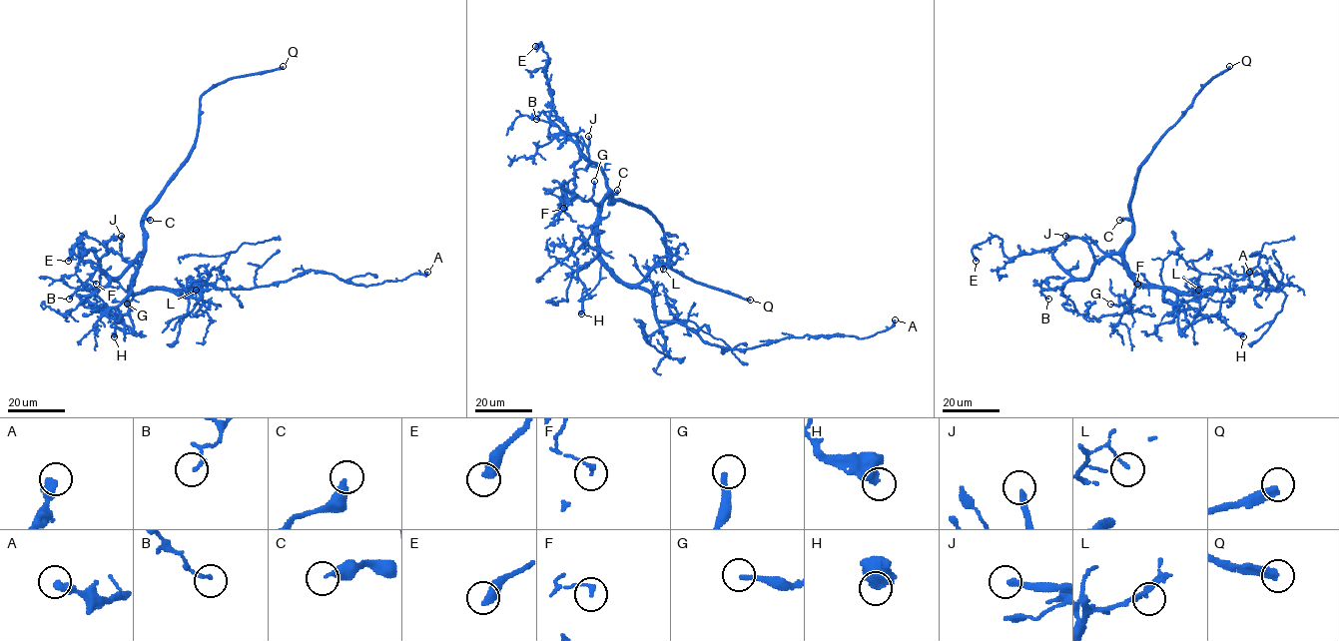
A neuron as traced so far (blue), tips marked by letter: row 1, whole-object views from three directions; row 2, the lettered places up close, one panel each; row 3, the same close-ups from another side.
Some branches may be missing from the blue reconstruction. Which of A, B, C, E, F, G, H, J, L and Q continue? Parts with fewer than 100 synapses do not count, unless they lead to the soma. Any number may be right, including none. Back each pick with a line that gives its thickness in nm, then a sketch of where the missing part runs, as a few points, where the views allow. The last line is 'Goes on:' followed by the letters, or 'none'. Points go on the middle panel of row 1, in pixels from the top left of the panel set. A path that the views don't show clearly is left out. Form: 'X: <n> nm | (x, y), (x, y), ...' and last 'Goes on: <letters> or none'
C: 340 nm
Q: 400 nm
Goes on: C, Q

